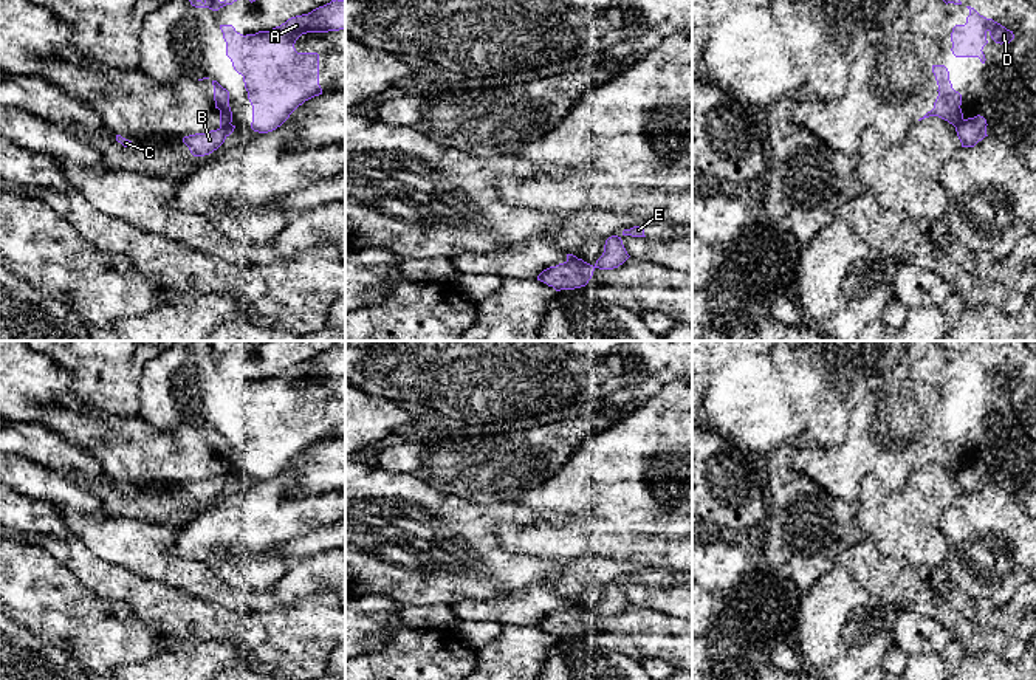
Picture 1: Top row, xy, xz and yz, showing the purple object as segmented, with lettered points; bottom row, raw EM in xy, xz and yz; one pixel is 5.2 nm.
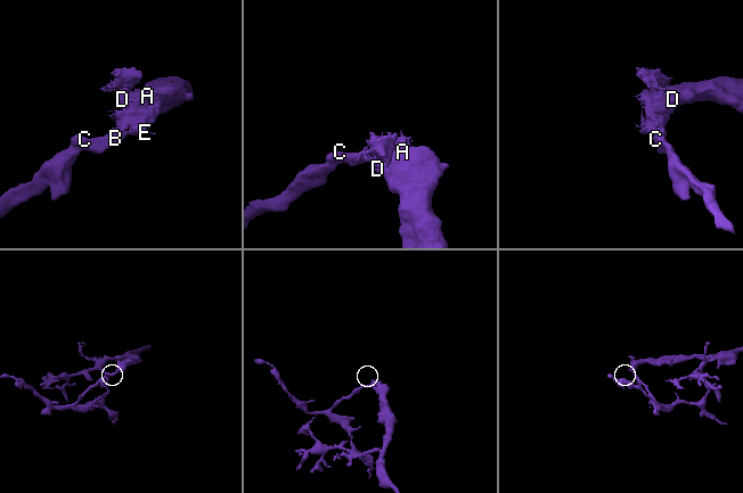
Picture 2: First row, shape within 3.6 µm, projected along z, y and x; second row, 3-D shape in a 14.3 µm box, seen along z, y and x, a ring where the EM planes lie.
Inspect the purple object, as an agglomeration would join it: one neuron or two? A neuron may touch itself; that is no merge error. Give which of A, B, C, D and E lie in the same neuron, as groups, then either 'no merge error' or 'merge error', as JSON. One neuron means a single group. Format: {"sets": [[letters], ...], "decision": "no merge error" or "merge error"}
{"sets": [["A", "D", "E"], ["B", "C"]], "decision": "merge error"}

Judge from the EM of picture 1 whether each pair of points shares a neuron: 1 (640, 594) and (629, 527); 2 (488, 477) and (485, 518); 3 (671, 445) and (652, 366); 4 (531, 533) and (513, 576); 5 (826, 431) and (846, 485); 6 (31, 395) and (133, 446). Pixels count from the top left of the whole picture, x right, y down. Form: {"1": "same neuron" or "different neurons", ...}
{"1": "different neurons", "2": "different neurons", "3": "different neurons", "4": "different neurons", "5": "different neurons", "6": "same neuron"}

